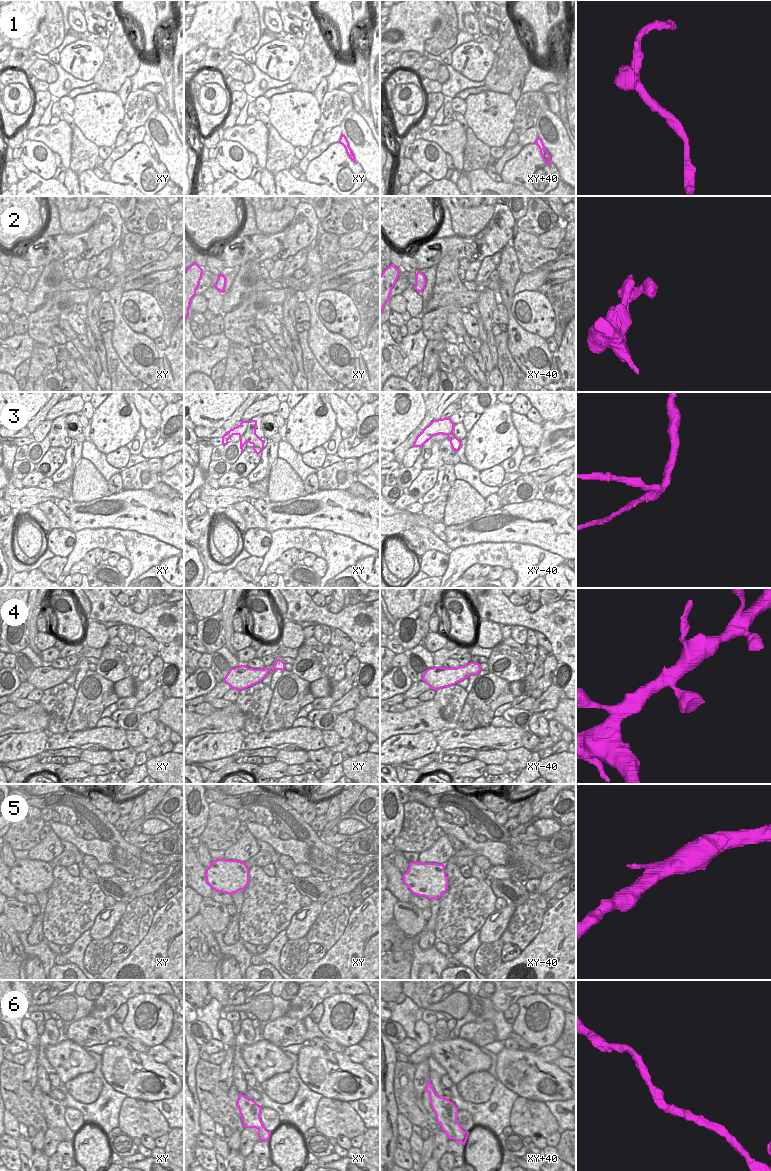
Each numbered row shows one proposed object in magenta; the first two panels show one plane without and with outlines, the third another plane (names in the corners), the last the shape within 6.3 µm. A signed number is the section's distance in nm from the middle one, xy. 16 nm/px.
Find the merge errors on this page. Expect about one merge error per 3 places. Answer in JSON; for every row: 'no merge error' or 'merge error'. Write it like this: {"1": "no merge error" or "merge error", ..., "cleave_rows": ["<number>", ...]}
{"1": "no merge error", "2": "no merge error", "3": "merge error", "4": "no merge error", "5": "no merge error", "6": "merge error", "cleave_rows": ["3", "6"]}

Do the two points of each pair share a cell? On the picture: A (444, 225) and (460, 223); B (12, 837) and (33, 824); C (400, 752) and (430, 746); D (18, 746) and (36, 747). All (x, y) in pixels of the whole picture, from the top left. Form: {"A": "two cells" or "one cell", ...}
{"A": "two cells", "B": "one cell", "C": "one cell", "D": "one cell"}

